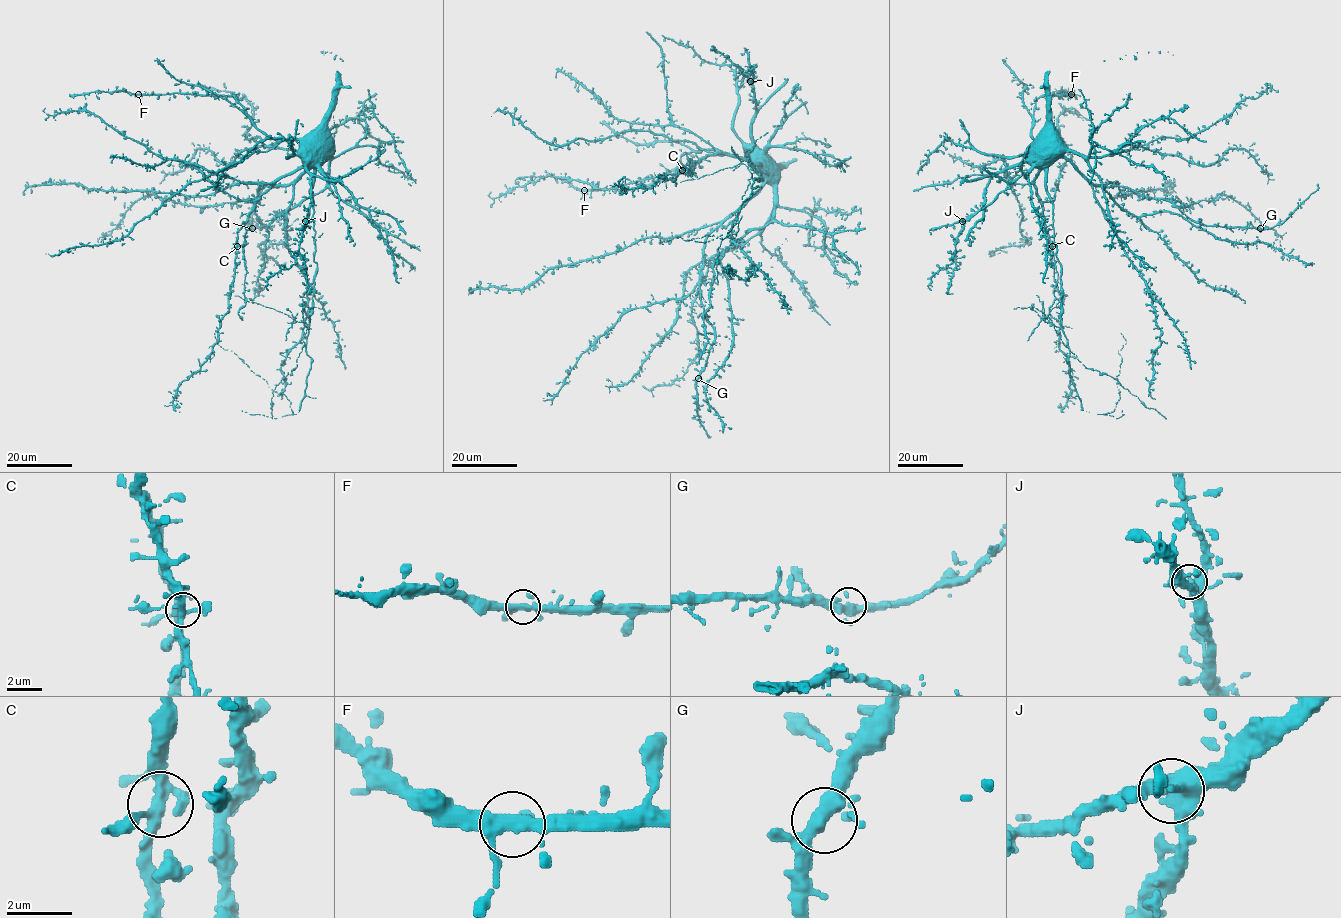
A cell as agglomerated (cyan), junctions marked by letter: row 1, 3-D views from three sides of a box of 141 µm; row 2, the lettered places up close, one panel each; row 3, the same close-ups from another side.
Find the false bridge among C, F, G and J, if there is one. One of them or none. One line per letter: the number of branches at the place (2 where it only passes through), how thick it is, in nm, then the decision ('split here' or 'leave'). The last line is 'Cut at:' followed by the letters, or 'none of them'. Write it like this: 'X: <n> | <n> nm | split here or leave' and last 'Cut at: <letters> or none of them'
C: 5 | 320 nm | leave
F: 5 | 340 nm | leave
G: 5 | 320 nm | leave
J: 5 | 360 nm | leave
Cut at: none of them

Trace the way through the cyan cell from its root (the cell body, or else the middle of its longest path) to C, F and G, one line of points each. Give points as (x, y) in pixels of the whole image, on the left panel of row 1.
C: (306, 153), (303, 166), (280, 176), (256, 201), (237, 232), (237, 246)
F: (306, 153), (298, 140), (277, 140), (264, 134), (233, 95), (138, 94)
G: (306, 153), (308, 149), (316, 158), (295, 179), (258, 189), (255, 213), (269, 226), (252, 228)

